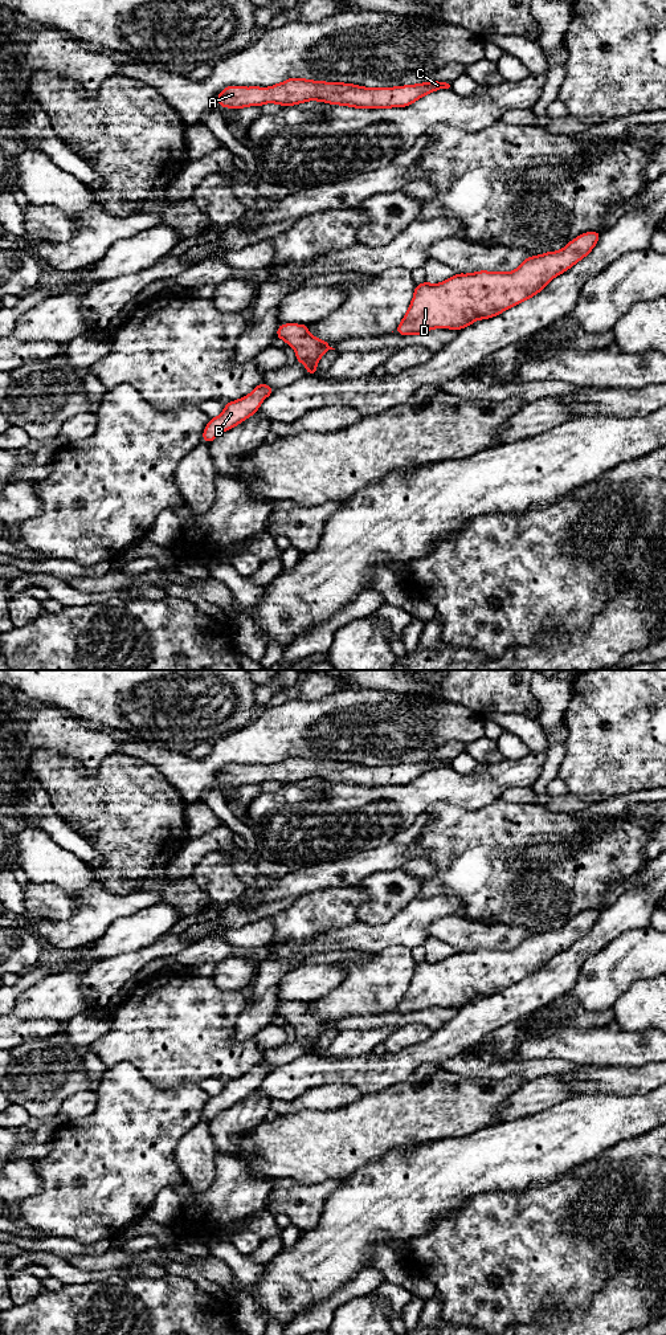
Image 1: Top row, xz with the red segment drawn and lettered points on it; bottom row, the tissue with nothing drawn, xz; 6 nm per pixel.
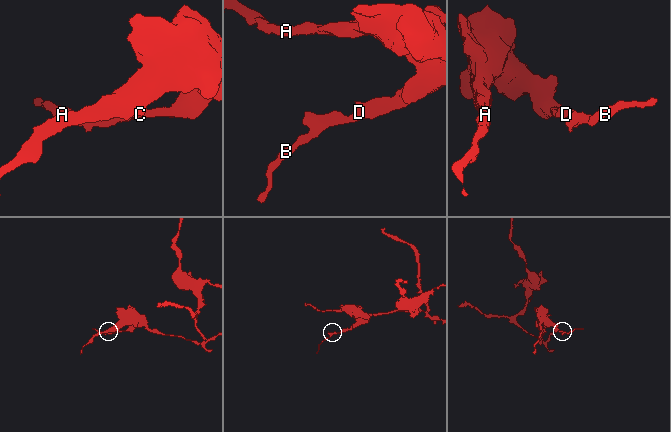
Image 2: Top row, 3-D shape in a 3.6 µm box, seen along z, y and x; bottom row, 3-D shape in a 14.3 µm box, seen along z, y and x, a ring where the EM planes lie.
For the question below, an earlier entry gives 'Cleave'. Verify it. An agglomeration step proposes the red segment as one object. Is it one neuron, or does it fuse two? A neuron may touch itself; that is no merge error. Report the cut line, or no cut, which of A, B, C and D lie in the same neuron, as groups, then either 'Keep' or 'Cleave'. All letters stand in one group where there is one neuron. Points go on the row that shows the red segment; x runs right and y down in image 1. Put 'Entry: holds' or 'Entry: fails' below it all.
No split. Groups: A B C D. Keep
Entry: fails

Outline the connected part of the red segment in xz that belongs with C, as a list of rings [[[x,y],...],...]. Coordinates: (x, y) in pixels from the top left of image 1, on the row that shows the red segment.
[[[289,78],[271,87],[228,86],[217,97],[221,107],[260,107],[263,103],[293,106],[306,101],[320,101],[331,105],[357,109],[405,107],[425,94],[438,89],[449,89],[446,82],[430,81],[397,87],[361,87],[352,83],[310,81]]]

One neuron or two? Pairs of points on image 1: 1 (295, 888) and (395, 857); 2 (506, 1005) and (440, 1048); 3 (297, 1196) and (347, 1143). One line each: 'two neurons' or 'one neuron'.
1: one neuron
2: one neuron
3: two neurons

